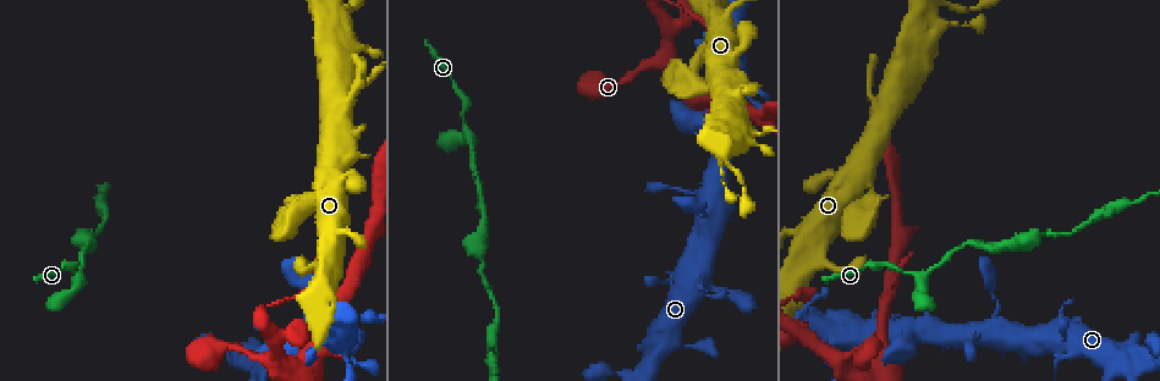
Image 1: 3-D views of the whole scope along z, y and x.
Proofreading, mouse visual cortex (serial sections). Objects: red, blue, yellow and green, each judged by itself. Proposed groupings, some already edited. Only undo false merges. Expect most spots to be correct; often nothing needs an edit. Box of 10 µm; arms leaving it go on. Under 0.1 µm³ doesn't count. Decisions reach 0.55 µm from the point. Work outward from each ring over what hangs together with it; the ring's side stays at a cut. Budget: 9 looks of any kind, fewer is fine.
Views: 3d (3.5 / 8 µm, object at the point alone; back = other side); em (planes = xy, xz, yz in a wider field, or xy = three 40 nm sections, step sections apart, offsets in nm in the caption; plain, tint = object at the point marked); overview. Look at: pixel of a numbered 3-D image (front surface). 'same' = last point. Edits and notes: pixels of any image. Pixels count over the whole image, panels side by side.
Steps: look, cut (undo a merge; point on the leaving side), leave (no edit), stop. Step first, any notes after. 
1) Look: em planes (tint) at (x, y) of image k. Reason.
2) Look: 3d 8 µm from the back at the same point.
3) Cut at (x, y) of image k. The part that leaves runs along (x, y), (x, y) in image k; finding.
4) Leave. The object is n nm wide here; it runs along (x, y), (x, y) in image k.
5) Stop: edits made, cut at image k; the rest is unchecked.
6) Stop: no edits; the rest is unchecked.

Look: 3d 3.5 µm from the back at (342, 349) of image 1.

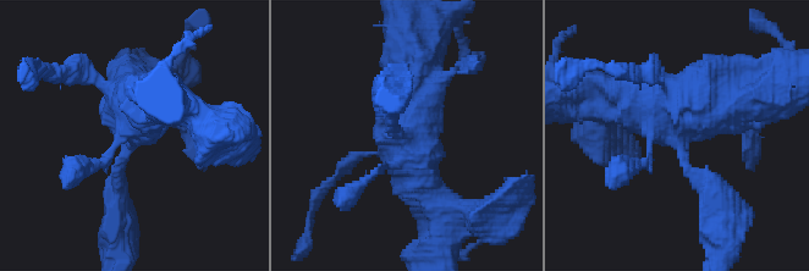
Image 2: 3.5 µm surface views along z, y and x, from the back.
Look: em xy step 2 (tint) at (133, 134) of image 2.

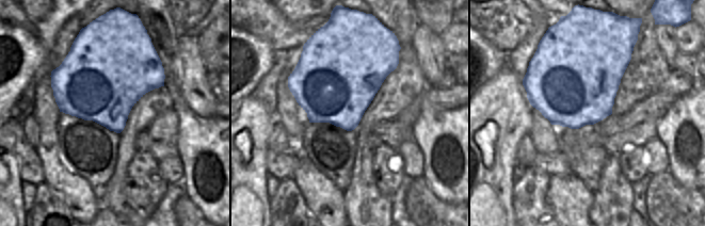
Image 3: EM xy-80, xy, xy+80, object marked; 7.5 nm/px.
Leave. It runs along (440, 206), (411, 153), (414, 56) in image 2; continuous, no second cell.

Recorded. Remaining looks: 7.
Look: 3d 3.5 µm at (79, 278) of image 1. Arms part here.

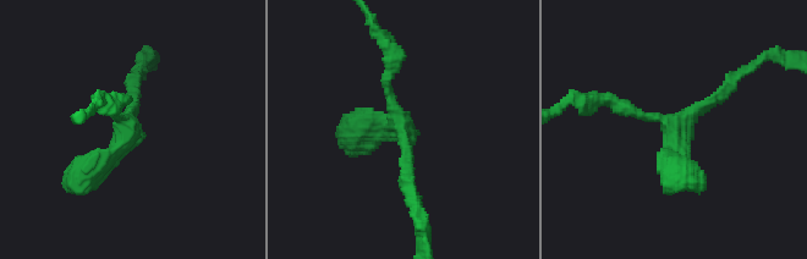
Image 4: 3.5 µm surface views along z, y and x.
Look: em xy step 1 (tint) at (669, 124) of image 4.

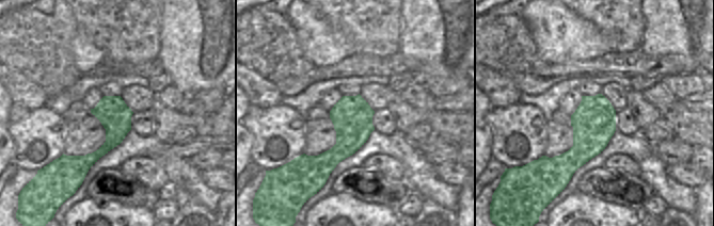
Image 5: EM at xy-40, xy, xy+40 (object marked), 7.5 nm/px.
Leave. It runs along (117, 98), (113, 139), (78, 171) in image 5; one cell here.

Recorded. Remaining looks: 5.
Look: 3d 3.5 µm at (96, 244) of image 1. Thick turns thin.

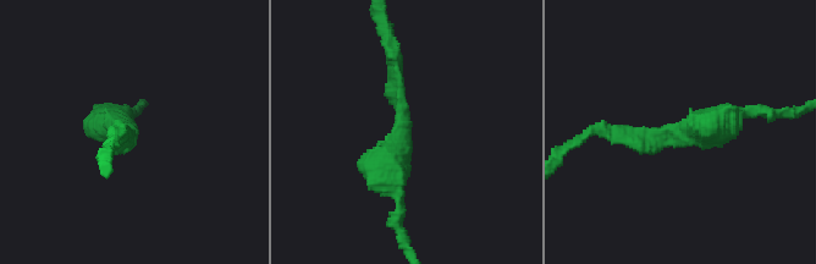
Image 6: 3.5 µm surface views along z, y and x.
Look: em xy step 2 (tint) at (406, 128) of image 6. The arms are 150, 450 nm wide; need the tissue.

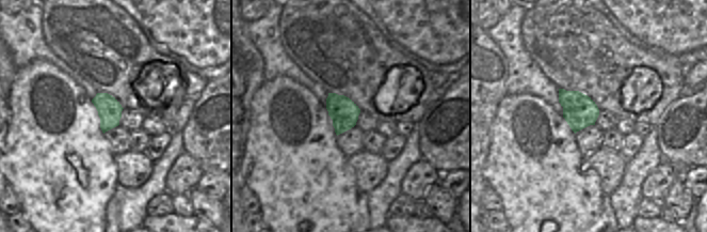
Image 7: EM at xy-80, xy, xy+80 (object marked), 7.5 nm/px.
Leave. It runs along (600, 130), (656, 142), (740, 115) in image 6; continuous, no second cell.

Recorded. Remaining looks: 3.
Look: 3d 3.5 µm from the back at (352, 50) of image 1. Narrows sharply.

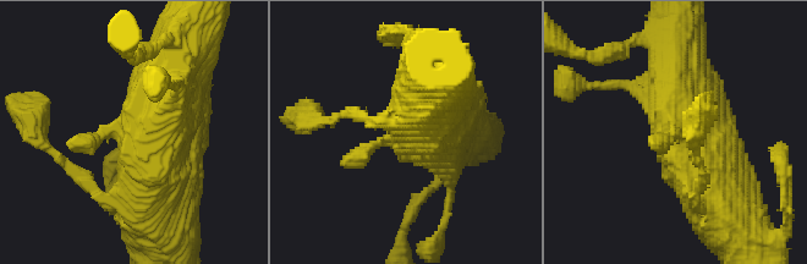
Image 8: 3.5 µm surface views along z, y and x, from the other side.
Look: em xy step 2 (tint) at (675, 133) of image 8. Shape alone is not enough.

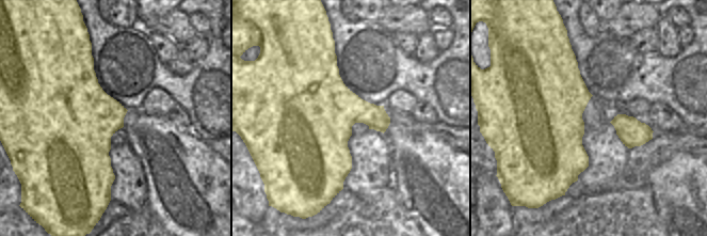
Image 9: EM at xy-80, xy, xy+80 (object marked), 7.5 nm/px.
Look: em xy step 5 (tint) at the same point.

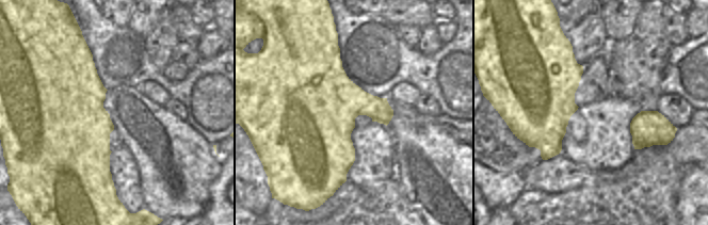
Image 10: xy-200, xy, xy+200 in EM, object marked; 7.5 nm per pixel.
Leave. The object is 550 nm wide here; it runs along (720, 198), (680, 127), (668, 48) in image 8; one cell here.

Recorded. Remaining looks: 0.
Stop: no edits; the rest is unchecked.

